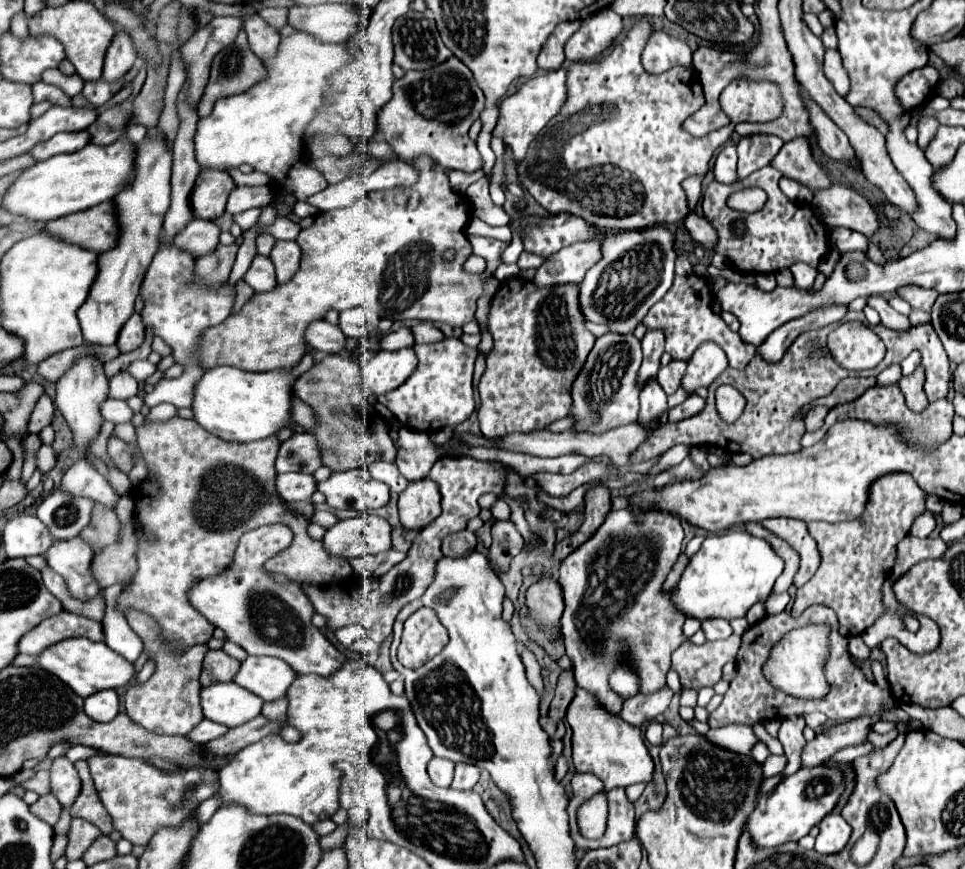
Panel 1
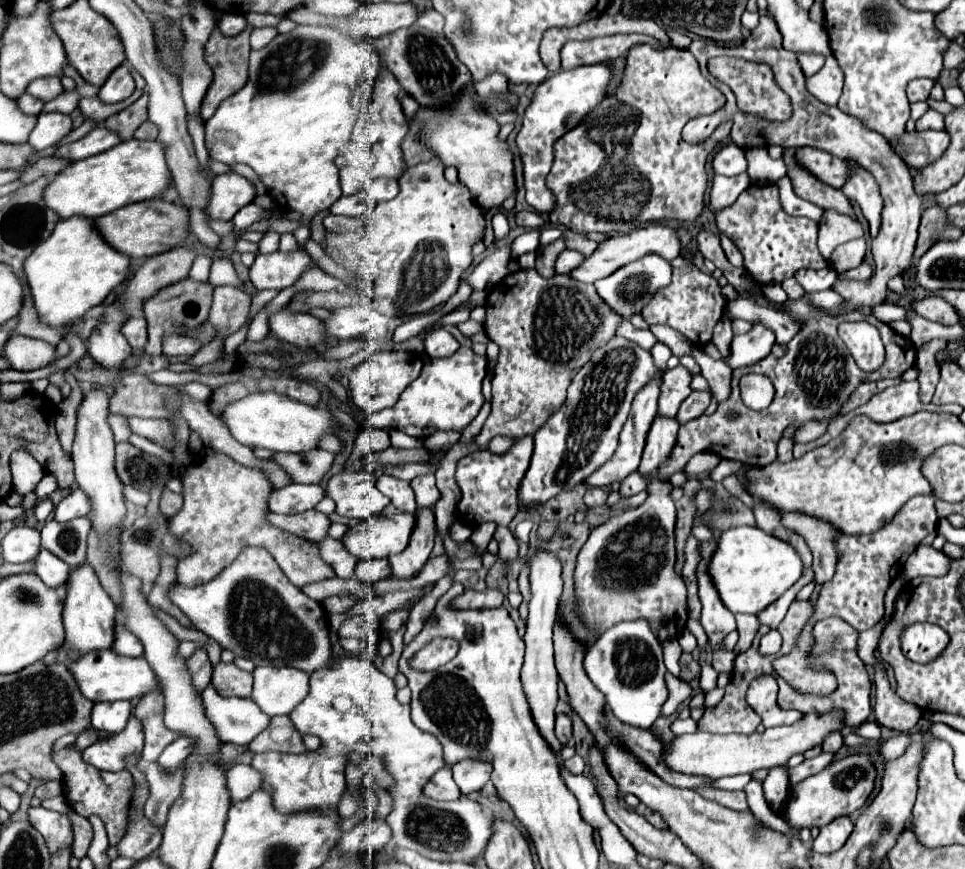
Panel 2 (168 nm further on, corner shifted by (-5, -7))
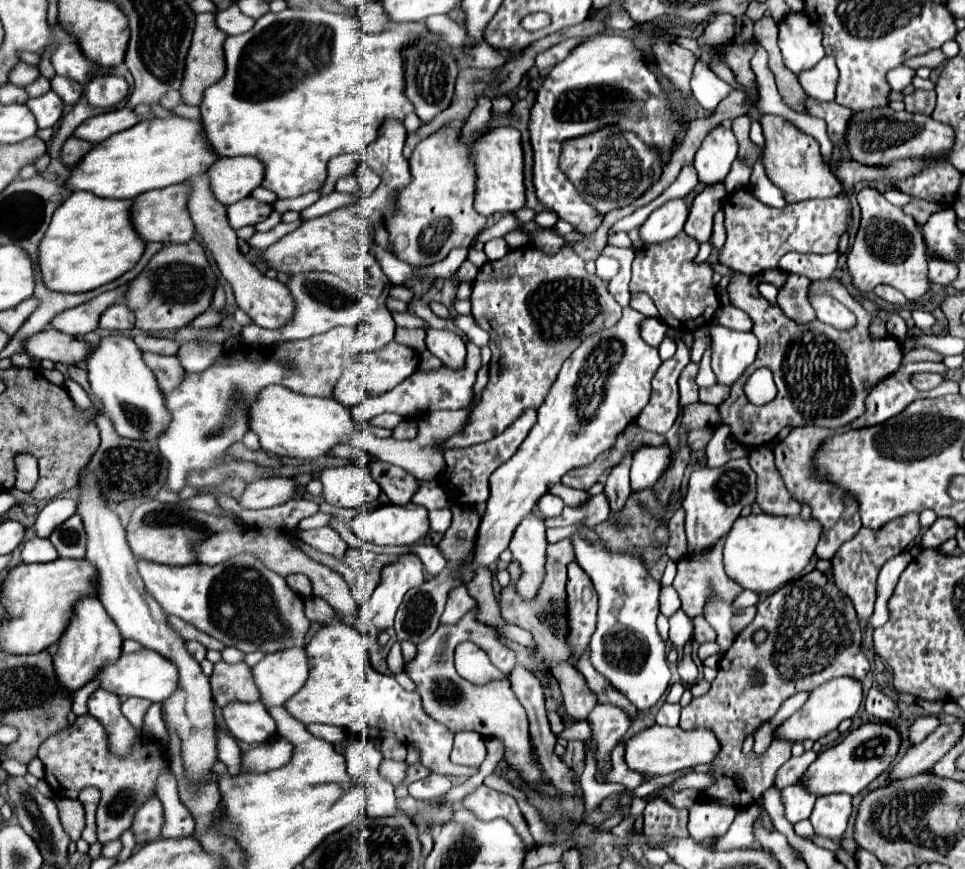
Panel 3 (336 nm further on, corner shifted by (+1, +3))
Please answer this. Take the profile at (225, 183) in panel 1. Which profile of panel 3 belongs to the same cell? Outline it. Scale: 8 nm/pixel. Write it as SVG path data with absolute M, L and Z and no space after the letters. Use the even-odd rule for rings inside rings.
M253 156L219 158L209 168L209 186L213 196L228 206L245 196L249 196L257 186L261 186L265 176L265 166Z

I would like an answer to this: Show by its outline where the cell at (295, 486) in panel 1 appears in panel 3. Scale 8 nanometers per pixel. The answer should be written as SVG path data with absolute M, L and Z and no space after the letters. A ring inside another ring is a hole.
M269 478L257 480L245 486L243 494L237 498L241 508L257 510L257 508L271 508L277 504L285 504L295 496L295 482L293 478Z

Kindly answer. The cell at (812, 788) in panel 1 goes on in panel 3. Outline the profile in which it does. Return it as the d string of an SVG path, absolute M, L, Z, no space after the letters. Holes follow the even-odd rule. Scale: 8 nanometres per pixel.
M867 722L861 724L859 728L851 730L839 744L825 748L817 760L807 768L803 774L805 786L809 786L809 792L815 796L819 794L835 794L835 792L845 792L845 794L859 794L863 788L867 788L881 772L889 768L889 764L897 758L901 746L901 734L895 726L887 722Z

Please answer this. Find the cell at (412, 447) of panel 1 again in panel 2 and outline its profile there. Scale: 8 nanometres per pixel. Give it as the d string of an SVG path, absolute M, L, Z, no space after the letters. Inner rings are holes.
M433 474L413 478L411 480L411 488L415 492L415 498L417 498L417 506L419 508L433 508L433 504L439 498L439 490L435 486L435 476Z

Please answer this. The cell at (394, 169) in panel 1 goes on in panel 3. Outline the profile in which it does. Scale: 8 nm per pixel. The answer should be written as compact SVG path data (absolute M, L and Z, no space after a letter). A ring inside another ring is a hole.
M359 166L359 168L355 170L355 176L357 176L359 186L361 186L361 190L363 190L365 196L369 196L369 194L377 188L377 184L381 182L379 176L377 176L375 172L371 172L369 166Z

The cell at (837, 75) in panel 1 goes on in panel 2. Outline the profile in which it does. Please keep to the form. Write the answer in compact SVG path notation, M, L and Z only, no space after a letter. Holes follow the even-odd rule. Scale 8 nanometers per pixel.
M829 54L825 66L807 78L807 90L821 102L835 106L843 88L843 70L837 64L835 56Z

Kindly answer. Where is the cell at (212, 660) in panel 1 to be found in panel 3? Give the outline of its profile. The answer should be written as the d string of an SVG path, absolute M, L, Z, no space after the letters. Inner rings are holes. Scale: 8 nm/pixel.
M217 662L211 674L211 690L215 704L221 708L229 702L257 702L261 696L257 684L253 682L251 668L245 662Z

